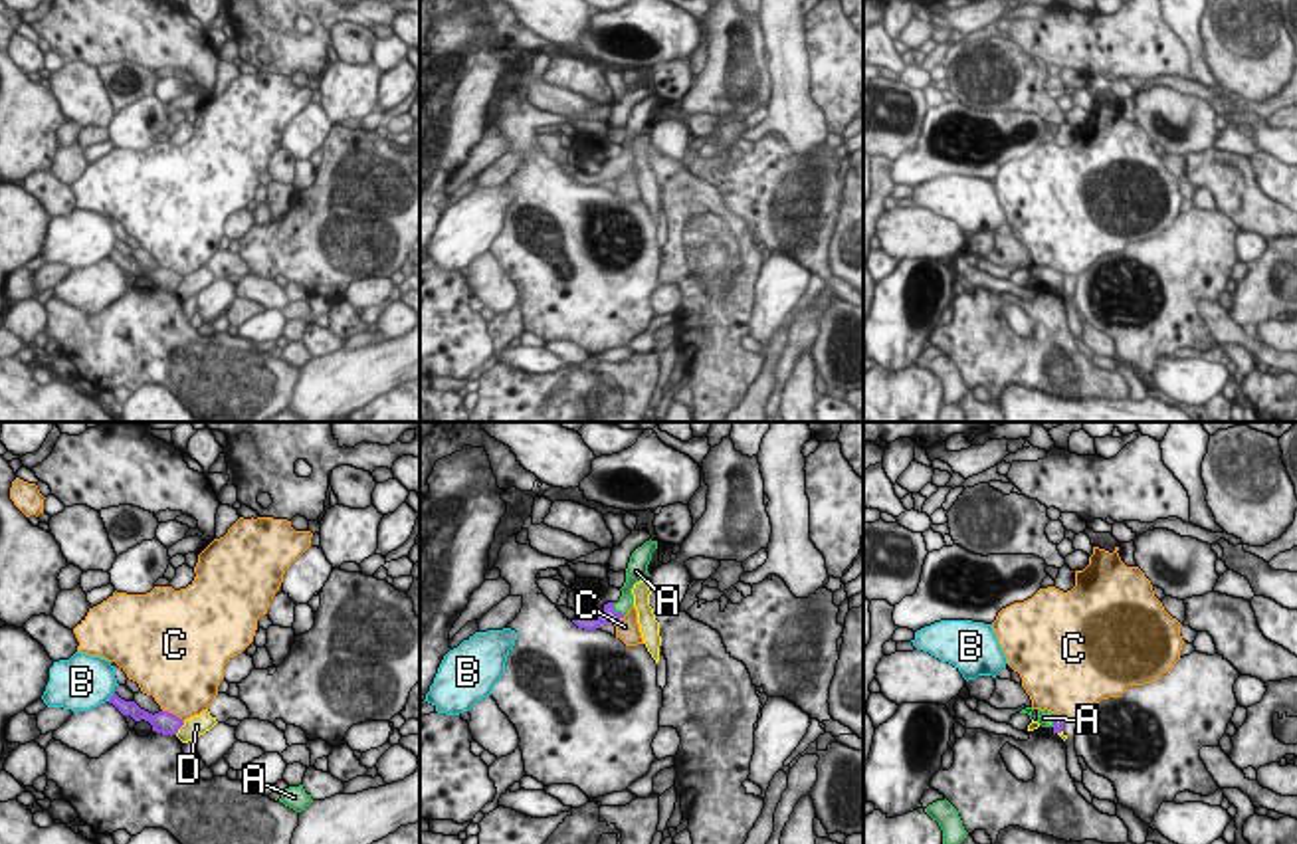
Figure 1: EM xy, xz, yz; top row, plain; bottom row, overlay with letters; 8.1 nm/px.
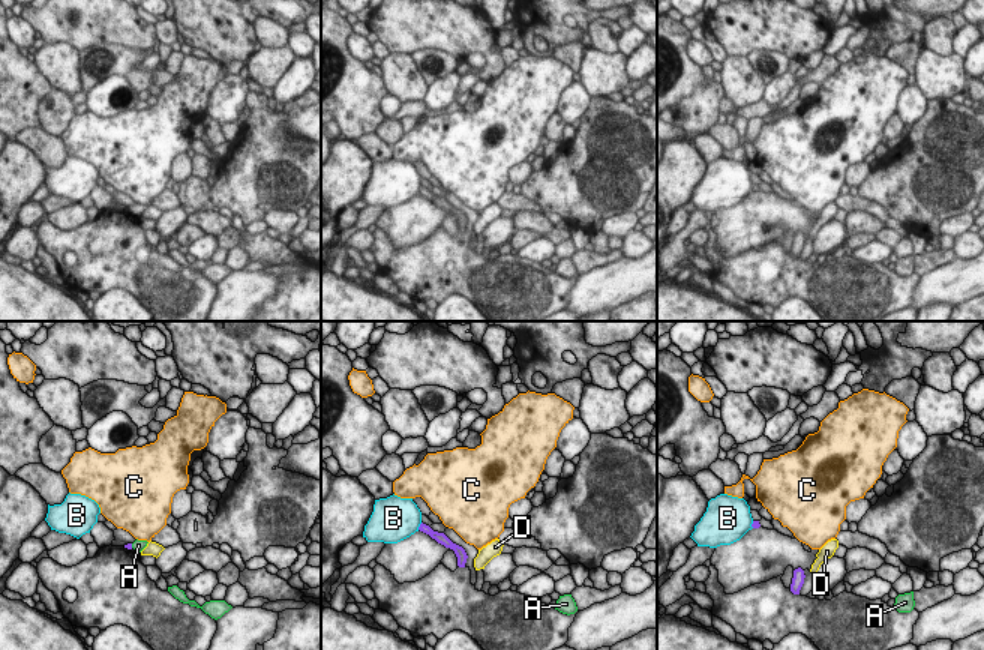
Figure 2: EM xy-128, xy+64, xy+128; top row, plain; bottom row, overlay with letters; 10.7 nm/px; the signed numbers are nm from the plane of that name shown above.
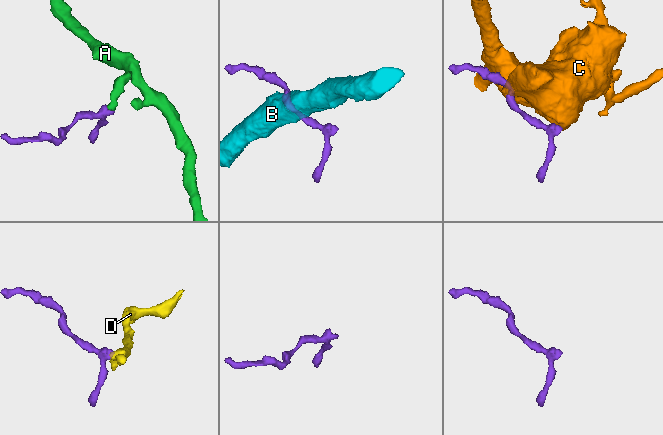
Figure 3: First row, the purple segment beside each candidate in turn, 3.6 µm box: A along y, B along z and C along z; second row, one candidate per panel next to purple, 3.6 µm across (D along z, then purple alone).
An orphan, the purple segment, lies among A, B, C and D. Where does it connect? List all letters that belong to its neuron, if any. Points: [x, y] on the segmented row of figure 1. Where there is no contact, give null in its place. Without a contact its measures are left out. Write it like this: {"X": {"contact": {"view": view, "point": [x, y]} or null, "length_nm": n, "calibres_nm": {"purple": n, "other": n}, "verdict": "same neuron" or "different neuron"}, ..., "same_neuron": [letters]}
{"A": {"contact": {"view": "xz", "point": [614, 611]}, "length_nm": 150, "calibres_nm": {"purple": 130, "other": 130}, "verdict": "same neuron"}, "B": {"contact": {"view": "xy", "point": [111, 696]}, "length_nm": 100, "calibres_nm": {"purple": 130, "other": 420}, "verdict": "different neuron"}, "C": {"contact": {"view": "xy", "point": [173, 714]}, "length_nm": 200, "calibres_nm": {"purple": 190, "other": 500}, "verdict": "different neuron"}, "D": {"contact": {"view": "xy", "point": [181, 726]}, "length_nm": 140, "calibres_nm": {"purple": 190, "other": 170}, "verdict": "different neuron"}, "same_neuron": ["A"]}

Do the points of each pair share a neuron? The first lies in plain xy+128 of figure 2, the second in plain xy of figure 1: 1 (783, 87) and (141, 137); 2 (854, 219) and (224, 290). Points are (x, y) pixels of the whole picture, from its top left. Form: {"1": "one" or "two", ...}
{"1": "one", "2": "two"}

